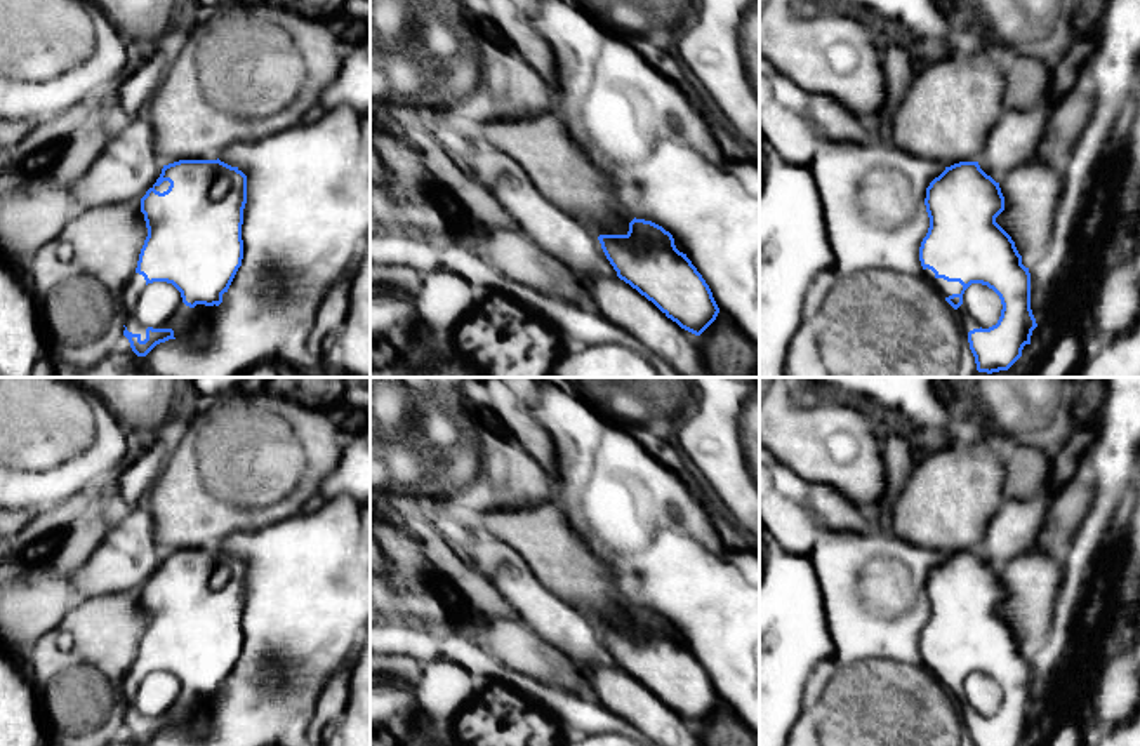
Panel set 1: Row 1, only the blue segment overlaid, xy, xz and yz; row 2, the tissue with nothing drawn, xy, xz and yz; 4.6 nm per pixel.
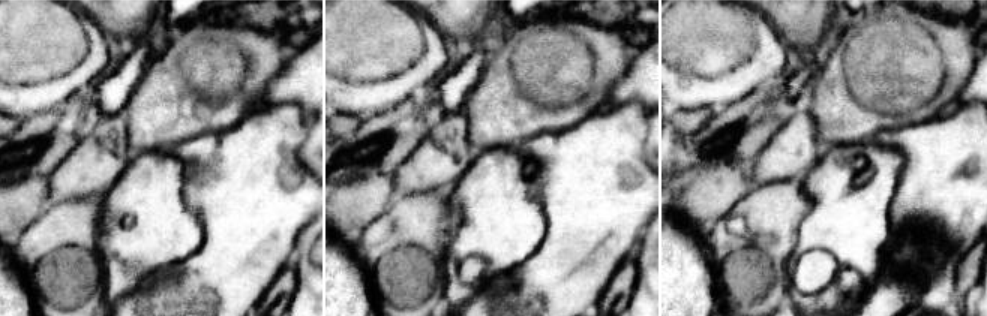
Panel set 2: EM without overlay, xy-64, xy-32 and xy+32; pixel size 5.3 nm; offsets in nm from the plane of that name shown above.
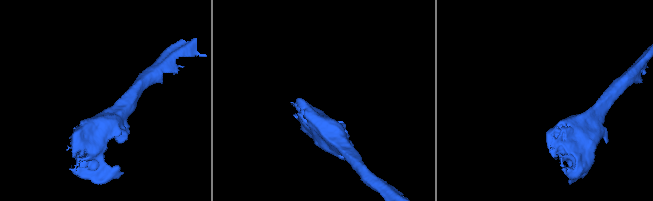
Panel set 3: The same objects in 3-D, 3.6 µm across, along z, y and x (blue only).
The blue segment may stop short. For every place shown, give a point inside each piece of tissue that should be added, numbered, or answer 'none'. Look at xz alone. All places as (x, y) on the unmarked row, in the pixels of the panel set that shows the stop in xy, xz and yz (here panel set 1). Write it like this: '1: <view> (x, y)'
none

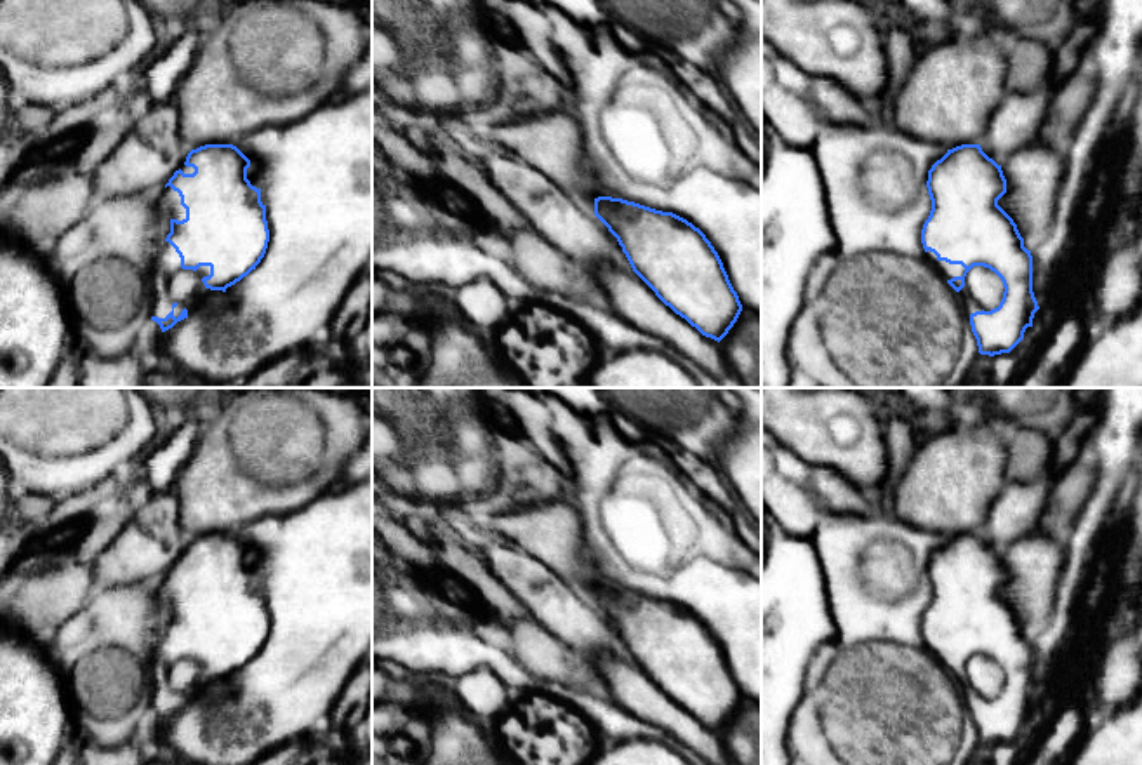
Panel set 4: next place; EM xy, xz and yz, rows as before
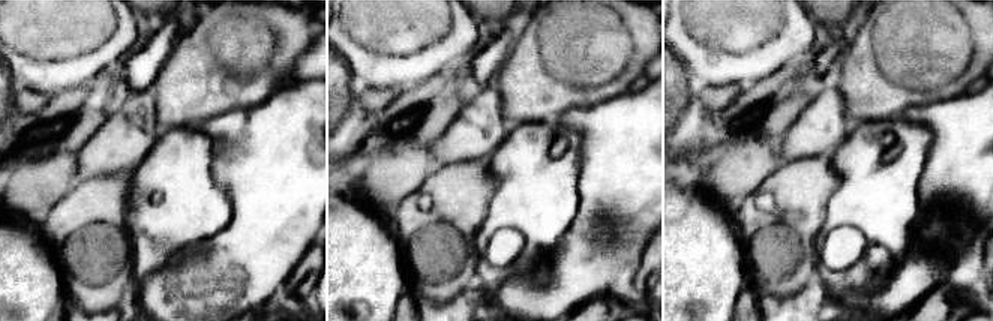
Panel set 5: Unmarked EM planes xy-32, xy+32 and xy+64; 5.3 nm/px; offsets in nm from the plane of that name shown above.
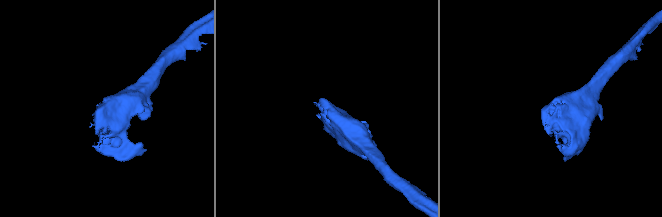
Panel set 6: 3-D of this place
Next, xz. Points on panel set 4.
none

